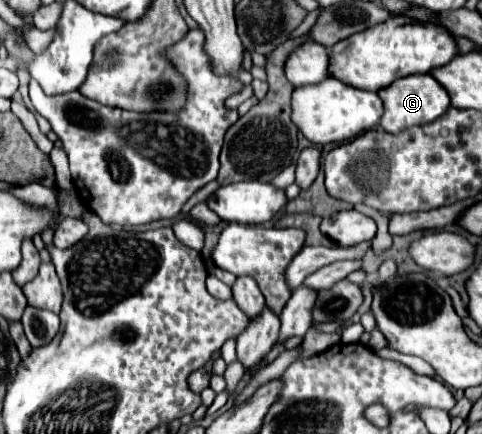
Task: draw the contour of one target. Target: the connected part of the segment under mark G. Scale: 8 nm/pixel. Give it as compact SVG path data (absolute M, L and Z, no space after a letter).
M410 75L410 77L396 79L392 85L380 89L378 97L384 103L384 115L380 119L380 125L388 133L398 133L406 127L430 123L450 107L450 97L446 95L444 87L440 87L440 83L430 79L430 75Z

